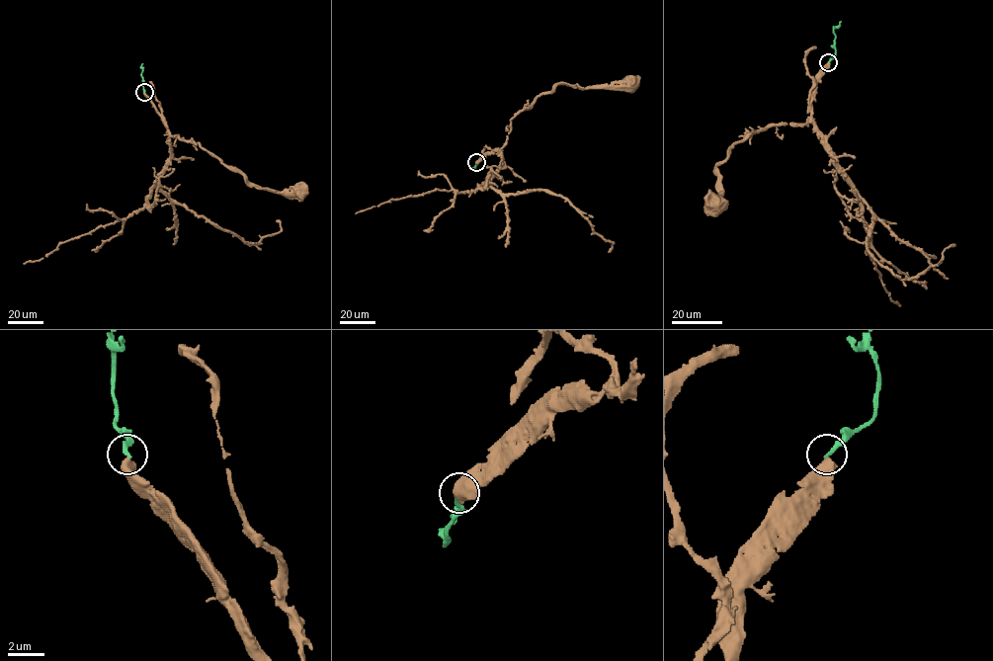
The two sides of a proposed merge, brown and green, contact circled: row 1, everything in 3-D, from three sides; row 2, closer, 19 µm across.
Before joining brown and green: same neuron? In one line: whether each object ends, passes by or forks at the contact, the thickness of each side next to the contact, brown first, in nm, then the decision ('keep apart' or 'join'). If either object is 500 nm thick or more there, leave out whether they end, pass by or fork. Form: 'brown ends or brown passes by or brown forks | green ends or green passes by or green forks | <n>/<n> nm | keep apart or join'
550/240 nm | keep apart

